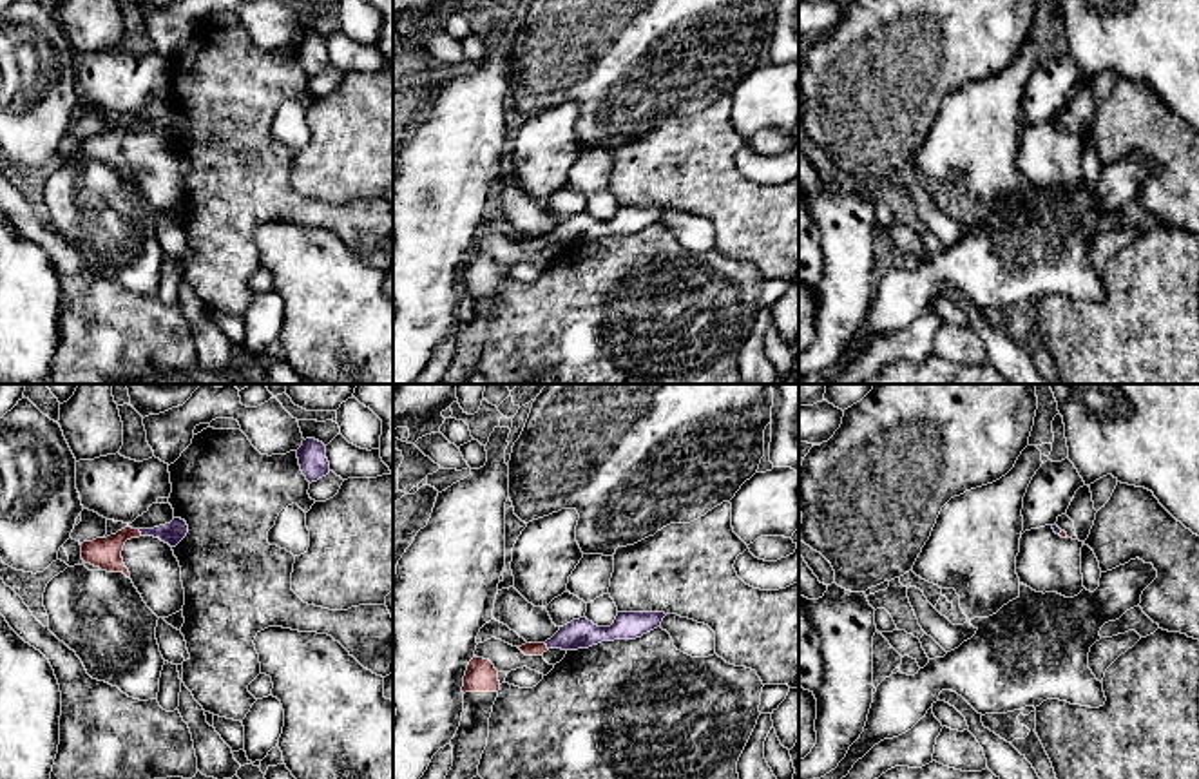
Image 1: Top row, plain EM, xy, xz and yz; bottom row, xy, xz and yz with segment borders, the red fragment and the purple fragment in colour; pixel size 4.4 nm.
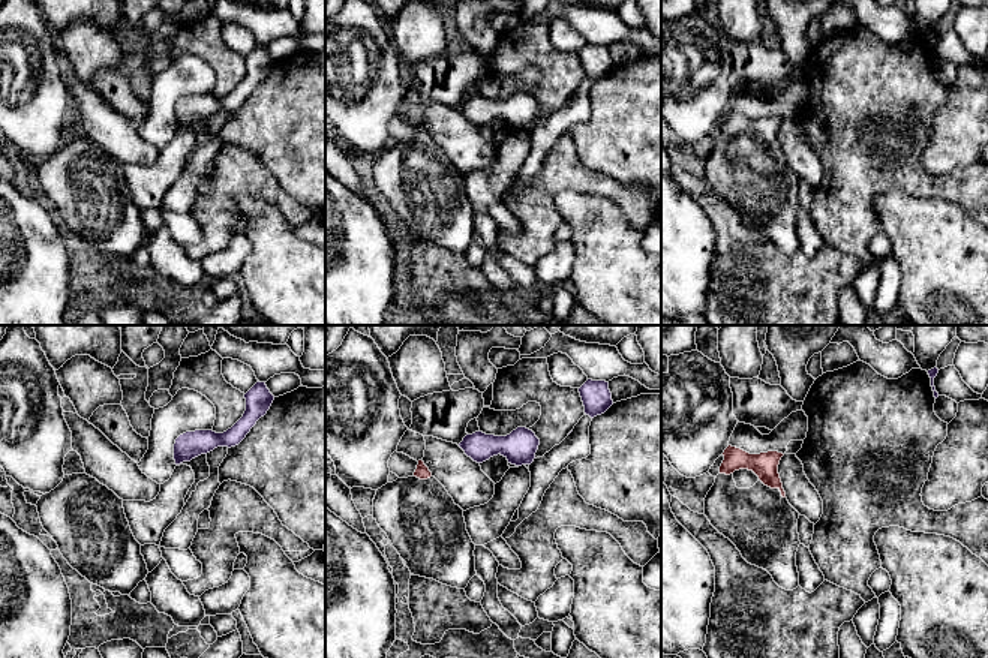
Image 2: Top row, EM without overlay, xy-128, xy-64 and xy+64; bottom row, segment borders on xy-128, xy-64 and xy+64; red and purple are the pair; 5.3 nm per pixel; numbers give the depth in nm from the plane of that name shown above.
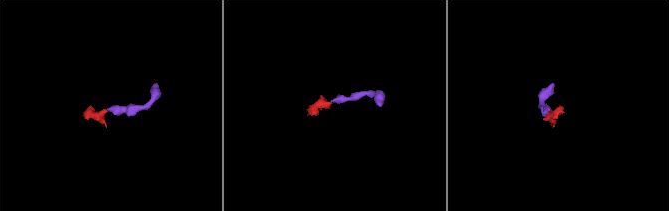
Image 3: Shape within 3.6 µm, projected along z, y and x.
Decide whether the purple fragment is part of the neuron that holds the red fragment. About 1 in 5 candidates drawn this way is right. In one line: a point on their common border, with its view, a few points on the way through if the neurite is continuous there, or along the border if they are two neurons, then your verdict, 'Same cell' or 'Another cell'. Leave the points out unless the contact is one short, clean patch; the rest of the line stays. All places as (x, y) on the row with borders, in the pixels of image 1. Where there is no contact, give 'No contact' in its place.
Touches red at xy (140, 533). Path across: xy (105, 553), (124, 535), (140, 533), (172, 533). Same cell

